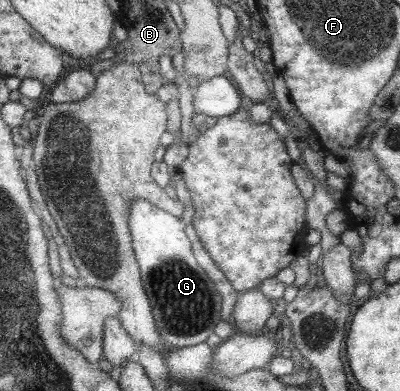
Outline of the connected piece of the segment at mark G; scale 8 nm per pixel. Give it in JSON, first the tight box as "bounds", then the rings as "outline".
{"bounds":[128,197,221,349],"outline":[[[135,197],[129,201],[128,226],[131,230],[132,248],[135,250],[136,262],[140,268],[140,280],[143,282],[148,301],[152,304],[152,315],[161,338],[164,339],[165,346],[174,349],[205,342],[205,339],[213,333],[213,327],[219,323],[221,297],[213,287],[213,281],[197,265],[192,249],[189,249],[189,241],[183,233],[183,223],[179,219],[175,219],[175,215],[171,217],[169,212],[151,205],[145,199]]]}

